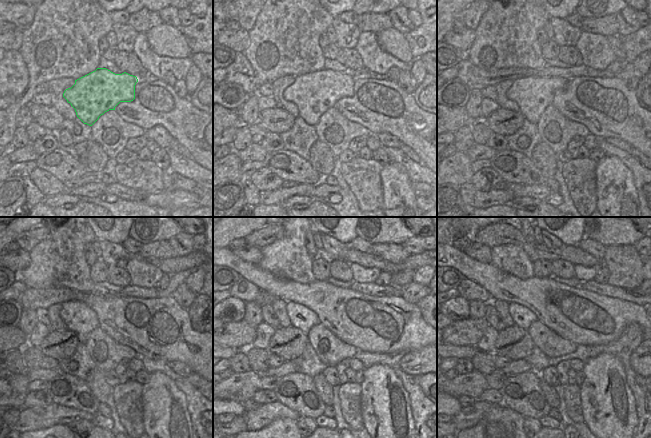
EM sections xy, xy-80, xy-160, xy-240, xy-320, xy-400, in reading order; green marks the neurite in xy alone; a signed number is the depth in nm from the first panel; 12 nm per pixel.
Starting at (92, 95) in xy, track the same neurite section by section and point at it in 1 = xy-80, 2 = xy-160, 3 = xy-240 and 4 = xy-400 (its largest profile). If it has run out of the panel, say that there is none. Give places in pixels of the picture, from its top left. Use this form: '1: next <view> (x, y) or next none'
1: next xy-80 (314, 93)
2: next xy-160 (533, 94)
3: next xy-240 (79, 318)
4: next xy-400 (523, 317)

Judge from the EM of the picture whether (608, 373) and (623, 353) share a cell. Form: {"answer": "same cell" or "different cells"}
{"answer": "different cells"}

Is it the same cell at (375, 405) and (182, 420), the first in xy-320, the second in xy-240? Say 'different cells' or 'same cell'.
same cell

